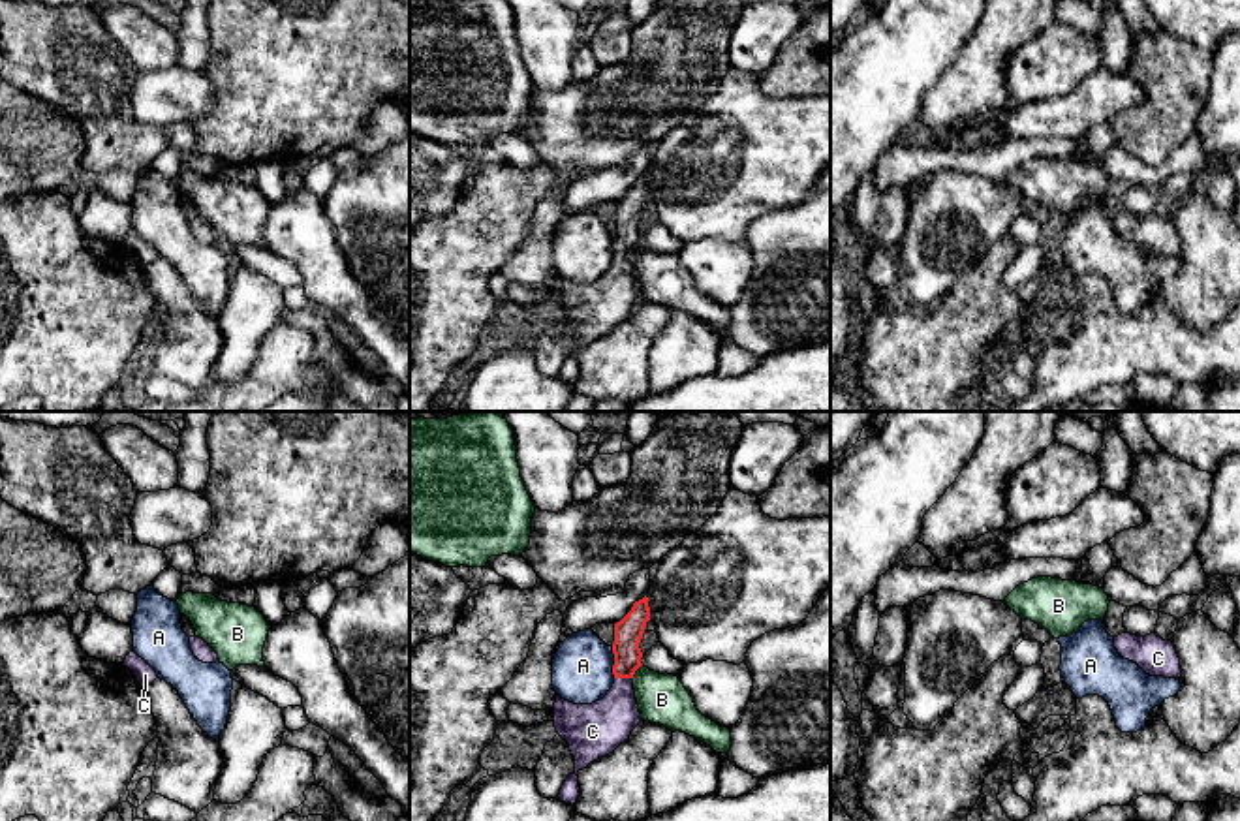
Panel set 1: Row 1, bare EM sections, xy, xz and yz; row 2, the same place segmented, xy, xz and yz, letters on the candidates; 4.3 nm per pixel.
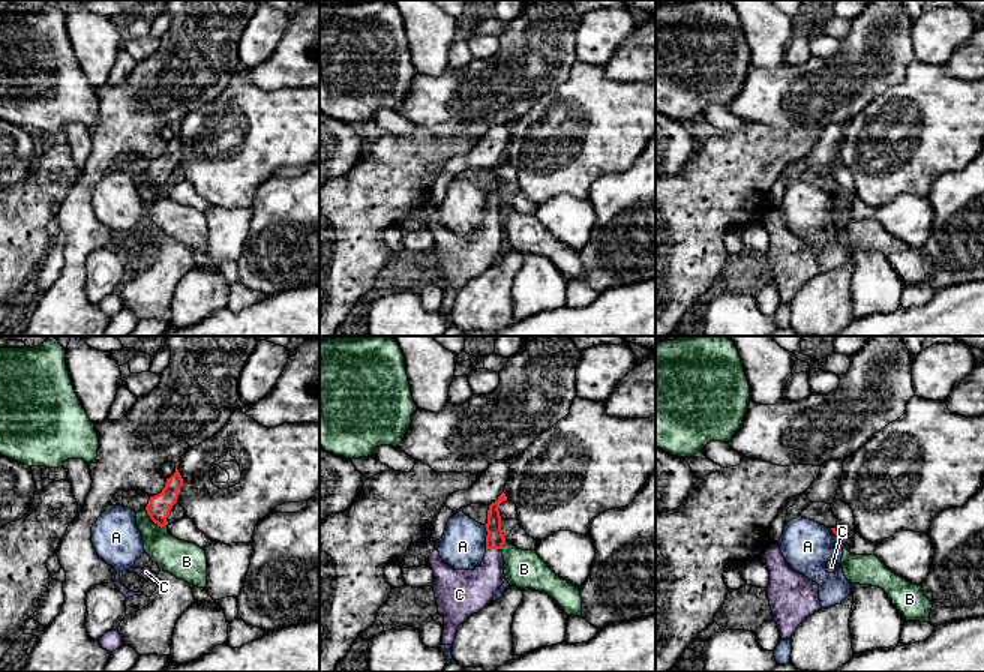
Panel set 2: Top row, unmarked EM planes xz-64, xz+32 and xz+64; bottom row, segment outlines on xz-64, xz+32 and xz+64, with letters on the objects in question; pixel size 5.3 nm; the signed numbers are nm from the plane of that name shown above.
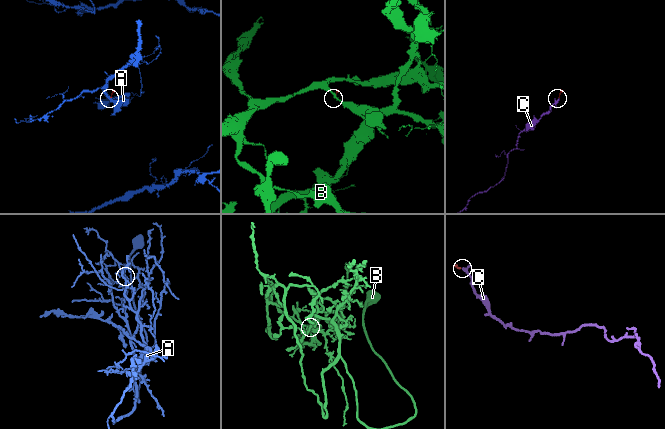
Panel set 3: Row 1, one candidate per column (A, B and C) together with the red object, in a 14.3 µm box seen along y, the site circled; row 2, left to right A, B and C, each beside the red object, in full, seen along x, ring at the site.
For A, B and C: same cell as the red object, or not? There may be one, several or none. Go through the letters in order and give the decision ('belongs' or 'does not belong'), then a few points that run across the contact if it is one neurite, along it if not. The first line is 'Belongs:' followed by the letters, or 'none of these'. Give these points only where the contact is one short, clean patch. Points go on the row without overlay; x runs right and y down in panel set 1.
Belongs: C
A: does not belong | xz (611, 226), (615, 256)
B: does not belong | xz (641, 243), (632, 258)
C: belongs

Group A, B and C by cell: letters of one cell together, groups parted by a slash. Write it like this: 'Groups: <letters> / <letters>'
Groups: A / B / C

